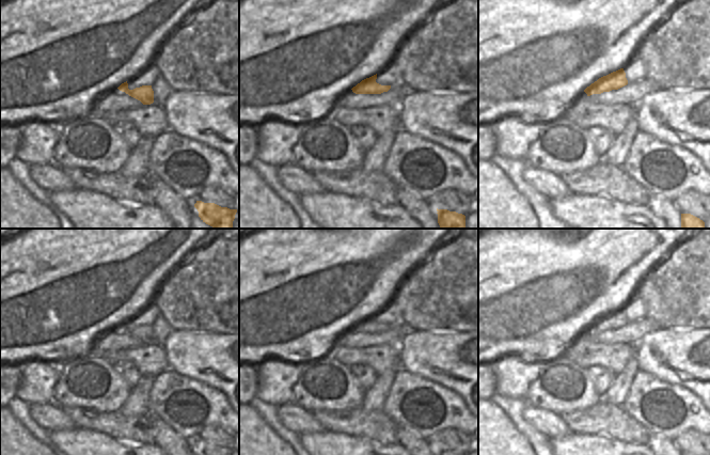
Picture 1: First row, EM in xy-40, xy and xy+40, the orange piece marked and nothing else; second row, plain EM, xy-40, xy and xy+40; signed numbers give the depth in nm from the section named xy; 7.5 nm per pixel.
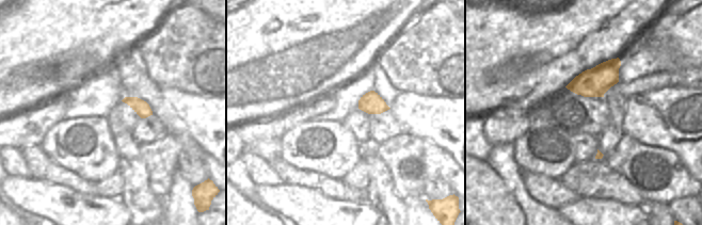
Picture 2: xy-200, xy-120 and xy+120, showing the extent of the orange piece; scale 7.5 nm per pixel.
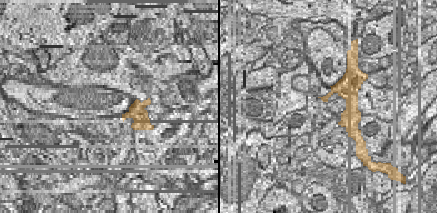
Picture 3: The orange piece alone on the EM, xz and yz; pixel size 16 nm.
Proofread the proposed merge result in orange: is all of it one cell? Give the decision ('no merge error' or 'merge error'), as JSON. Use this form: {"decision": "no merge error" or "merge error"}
{"decision": "no merge error"}

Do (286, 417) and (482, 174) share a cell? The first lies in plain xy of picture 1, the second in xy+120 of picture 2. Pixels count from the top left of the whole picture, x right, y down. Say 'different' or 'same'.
different

